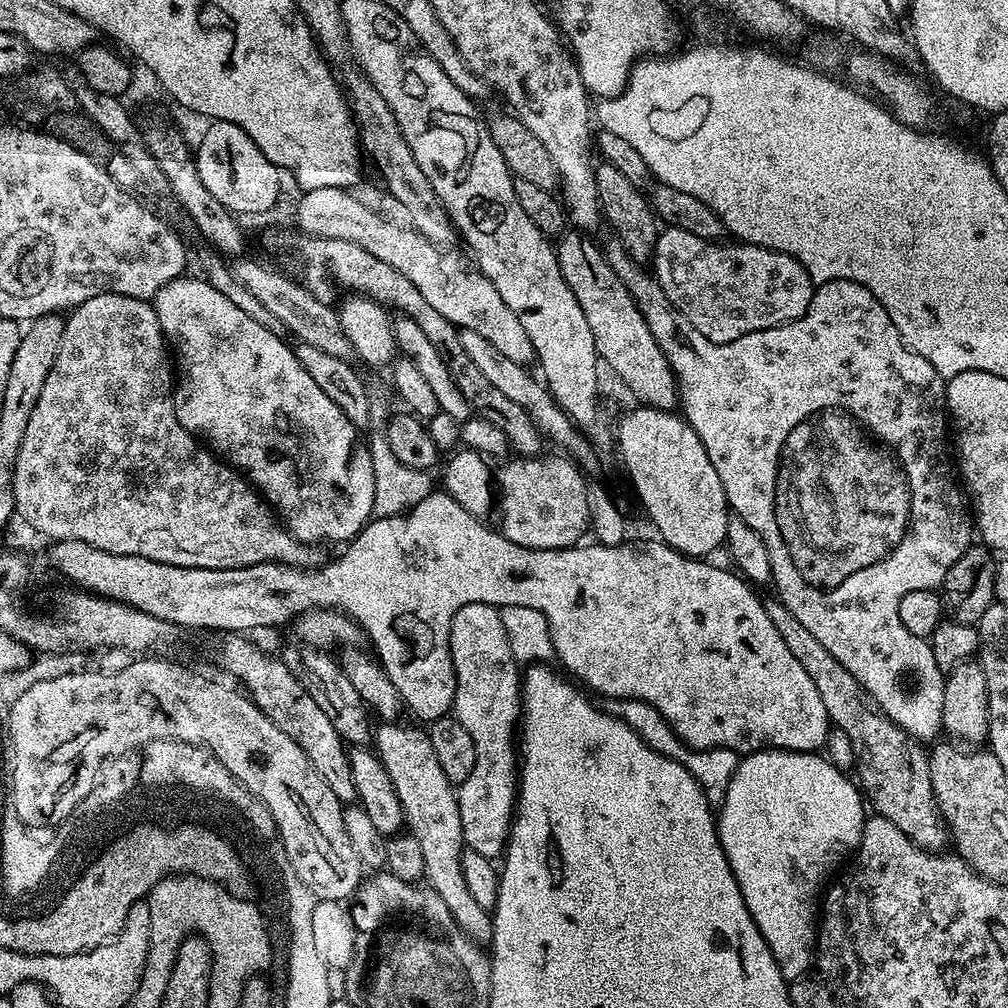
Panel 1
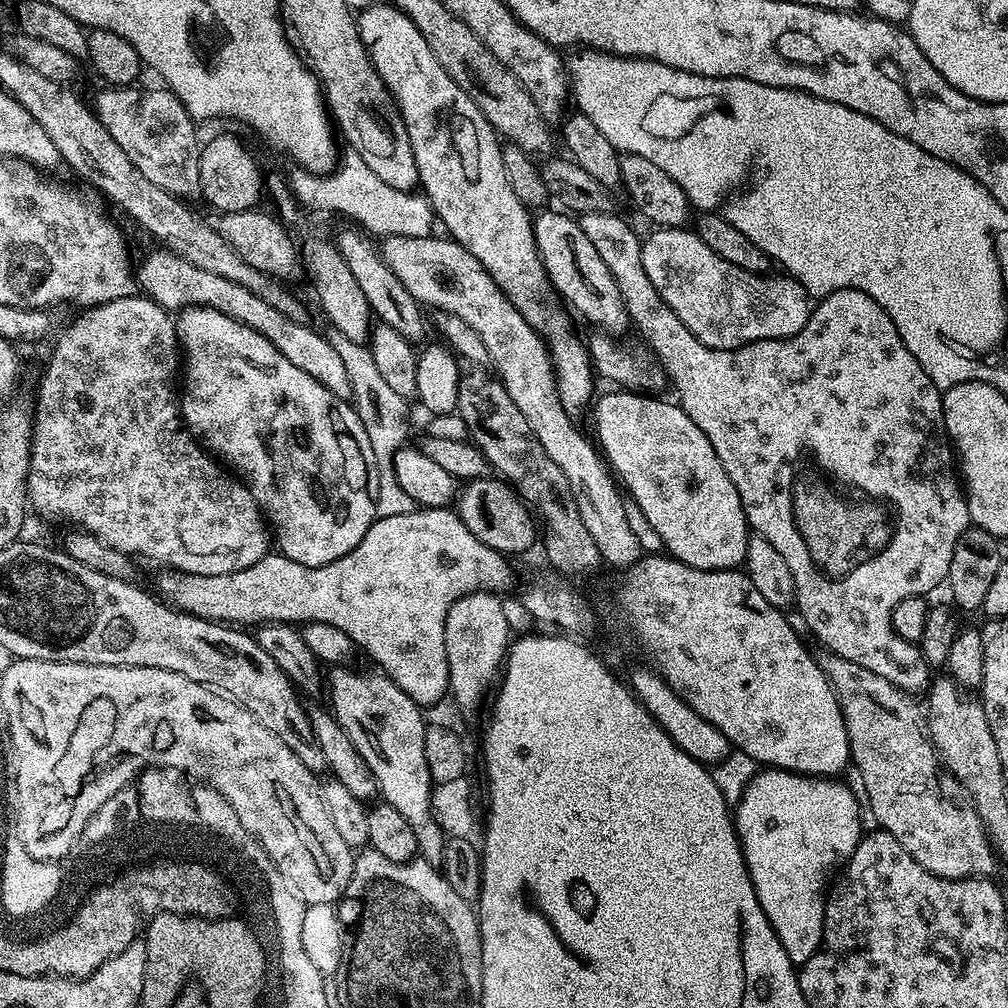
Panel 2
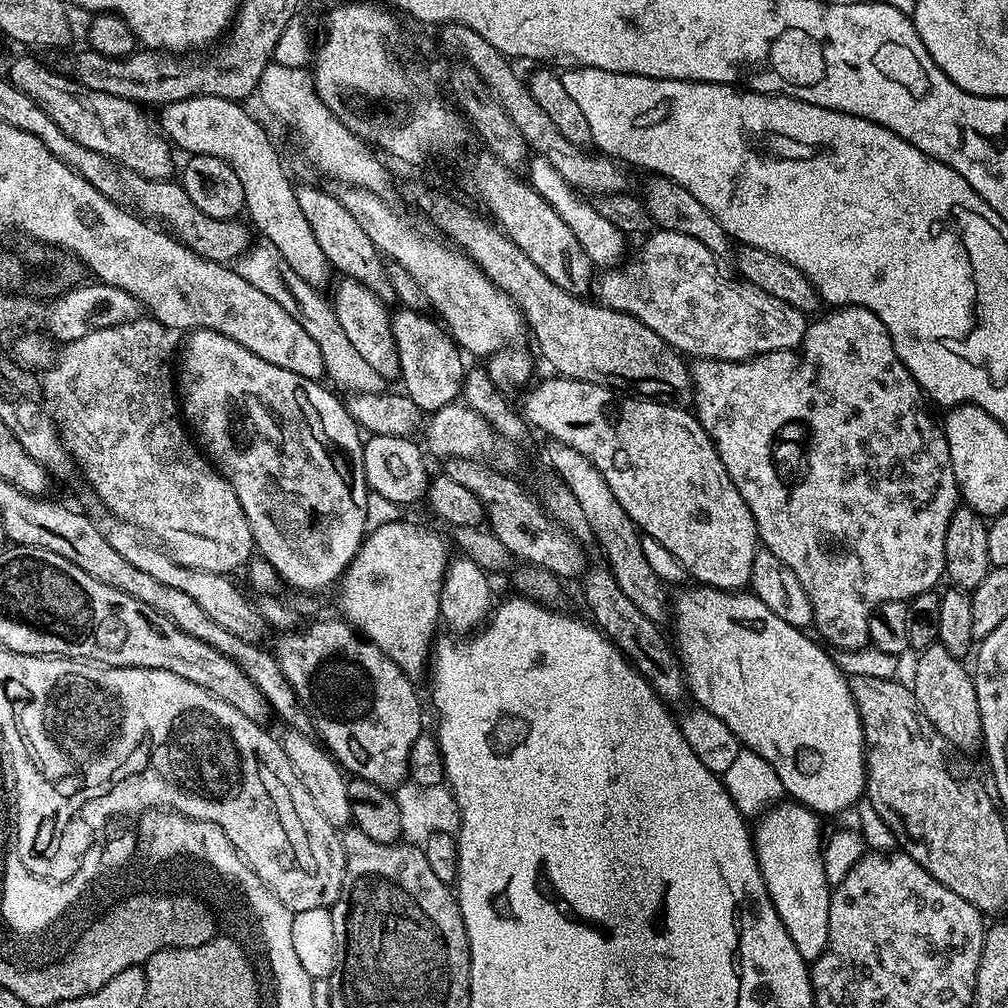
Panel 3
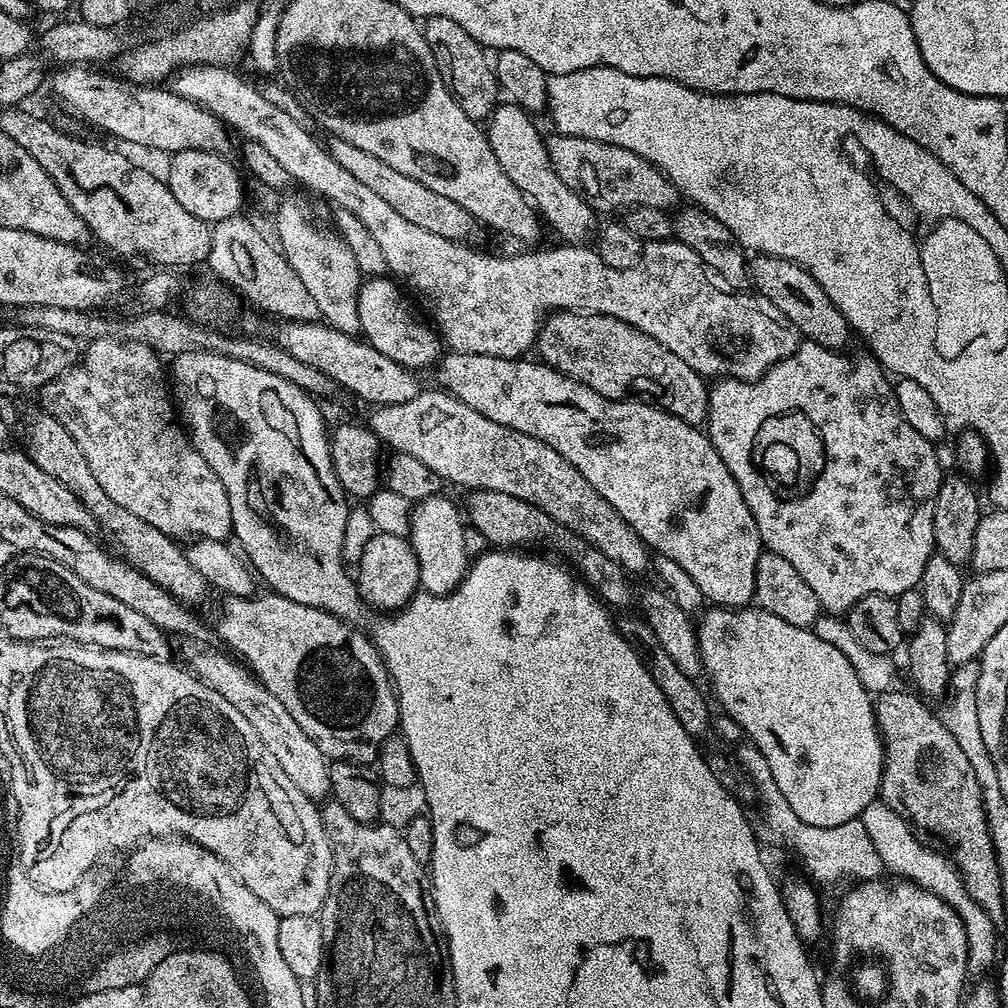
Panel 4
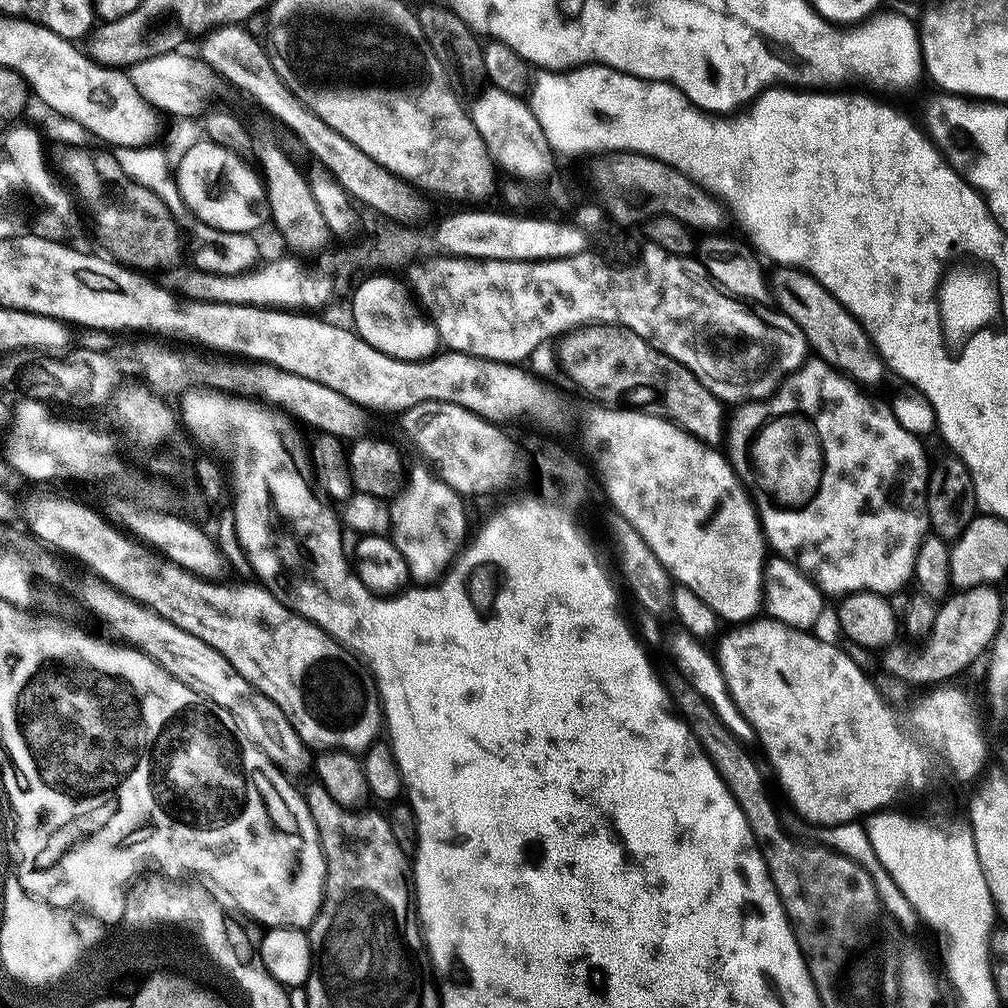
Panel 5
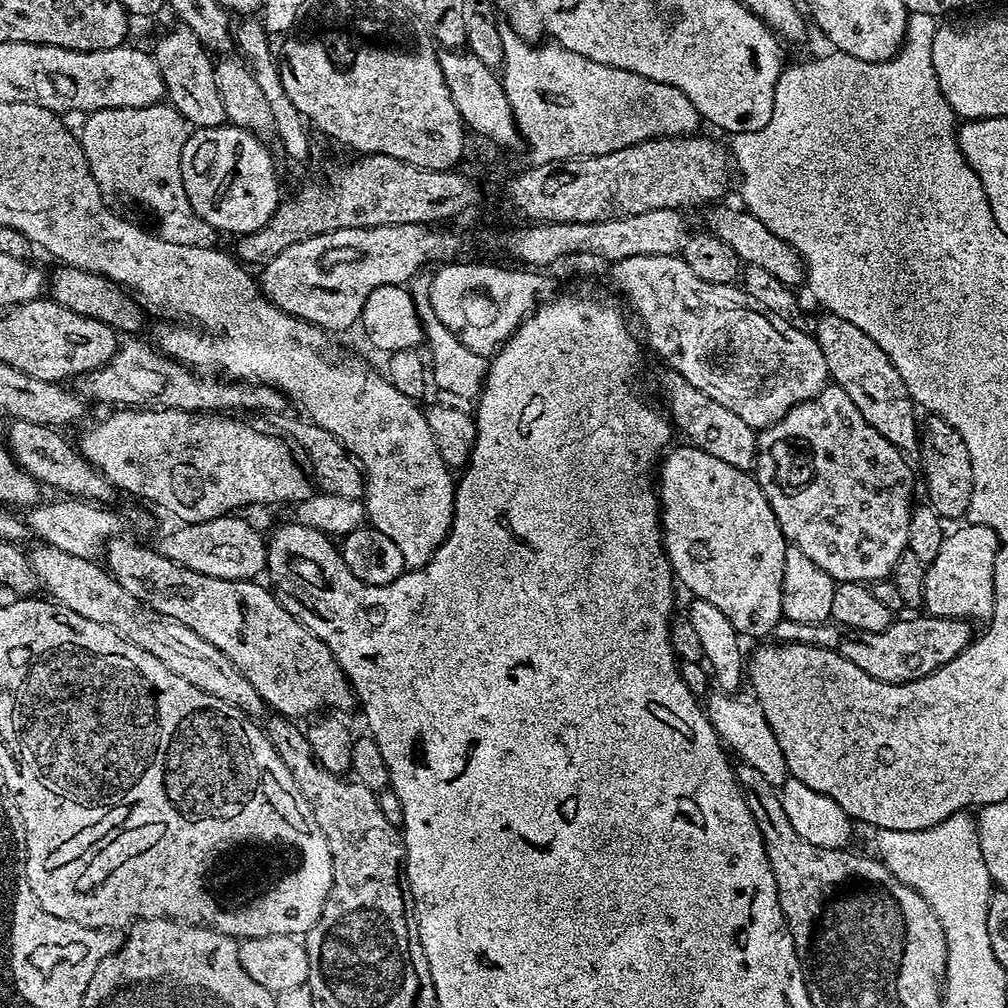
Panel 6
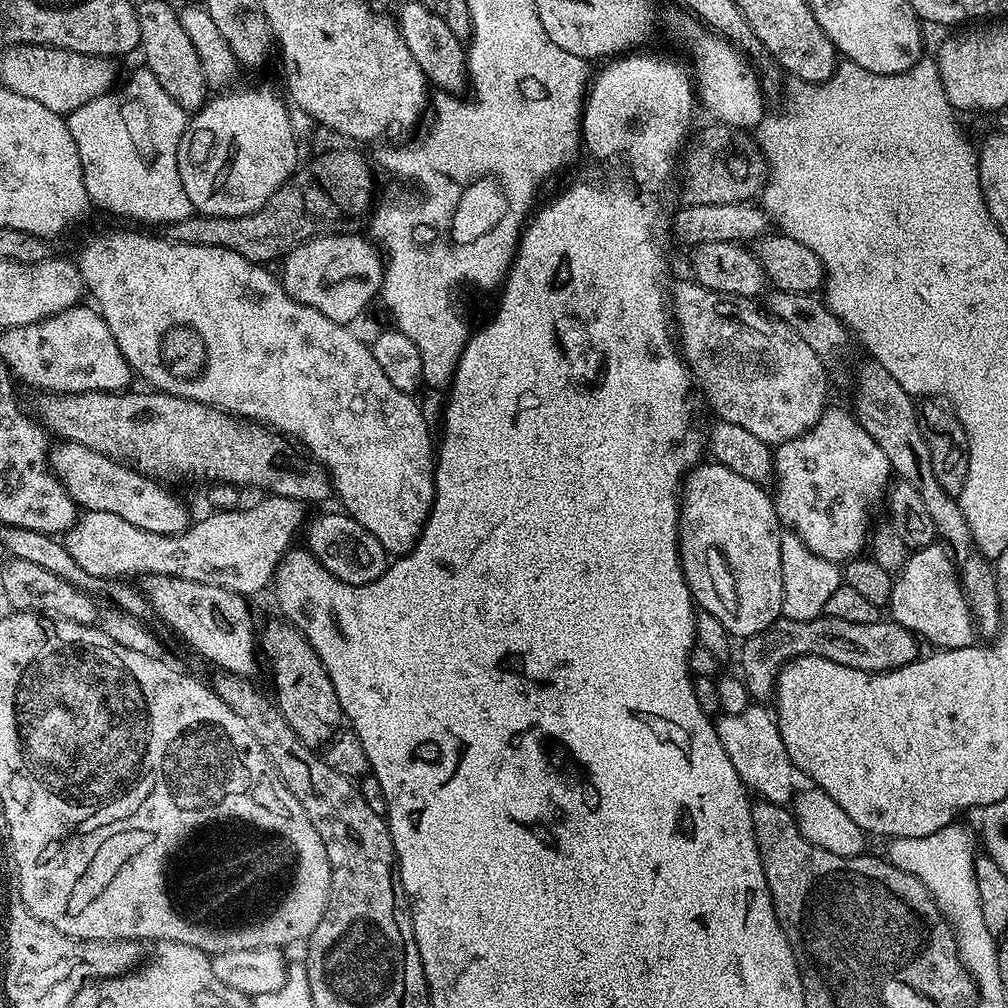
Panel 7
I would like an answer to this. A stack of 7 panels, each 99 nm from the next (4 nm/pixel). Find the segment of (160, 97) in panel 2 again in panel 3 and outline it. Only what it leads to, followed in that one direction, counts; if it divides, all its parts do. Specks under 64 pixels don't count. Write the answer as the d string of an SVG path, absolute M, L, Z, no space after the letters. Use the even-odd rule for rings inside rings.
M32 56L14 57L8 64L6 77L22 94L32 98L74 142L134 170L134 174L142 174L142 178L166 180L173 175L173 145L153 121L152 124L148 121L144 113L147 111L136 101L102 94L102 90L90 90L59 71L51 72Z

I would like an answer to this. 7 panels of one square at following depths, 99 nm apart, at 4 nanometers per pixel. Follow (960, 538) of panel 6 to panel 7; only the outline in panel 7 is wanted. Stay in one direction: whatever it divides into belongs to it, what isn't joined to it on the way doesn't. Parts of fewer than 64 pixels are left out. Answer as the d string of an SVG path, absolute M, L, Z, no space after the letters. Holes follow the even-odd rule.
M933 542L909 555L903 568L895 573L886 608L892 611L891 623L900 624L921 641L929 640L937 649L967 648L973 643L974 621L964 599L953 557L939 546Z

